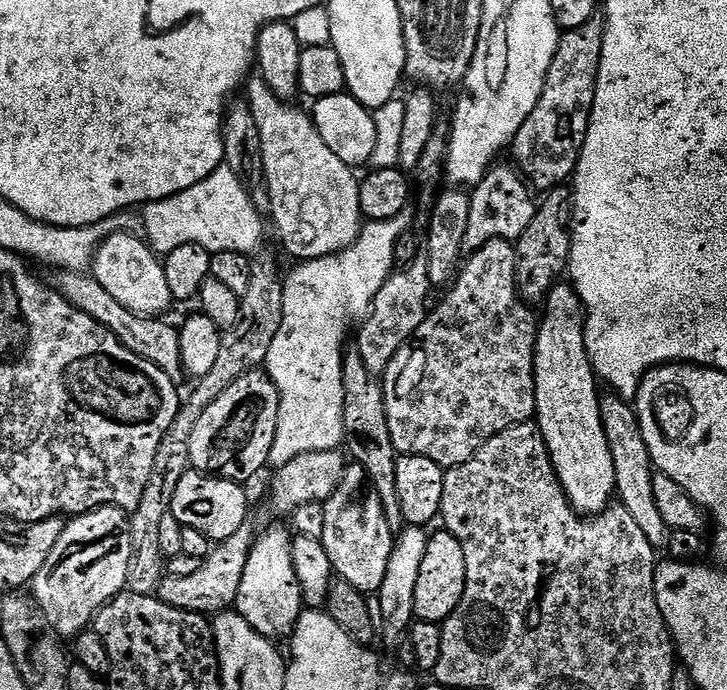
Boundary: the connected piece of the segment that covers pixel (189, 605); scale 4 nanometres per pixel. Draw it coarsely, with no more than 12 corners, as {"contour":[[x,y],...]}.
{"contour":[[246,522],[186,578],[165,575],[160,600],[219,614],[238,598],[257,537]]}

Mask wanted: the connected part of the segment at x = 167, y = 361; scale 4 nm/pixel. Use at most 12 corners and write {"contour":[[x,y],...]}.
{"contour":[[91,275],[56,291],[170,377],[185,375],[180,329],[126,310]]}

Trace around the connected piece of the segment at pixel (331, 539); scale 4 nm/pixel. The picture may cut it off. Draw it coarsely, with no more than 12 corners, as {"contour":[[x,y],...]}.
{"contour":[[360,464],[323,501],[333,573],[379,593],[394,543]]}

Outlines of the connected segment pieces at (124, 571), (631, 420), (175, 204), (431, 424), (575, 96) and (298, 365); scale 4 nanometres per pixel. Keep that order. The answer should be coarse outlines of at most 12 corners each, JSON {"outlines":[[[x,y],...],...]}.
{"outlines":[[[130,516],[65,523],[31,599],[61,638],[128,586]],[[600,398],[615,495],[657,550],[670,530],[636,409]],[[233,170],[143,205],[161,258],[255,253],[264,220]],[[513,241],[382,376],[397,453],[456,468],[536,414]],[[600,14],[560,37],[510,145],[533,189],[575,173],[592,127]],[[409,217],[284,276],[269,465],[344,444],[344,339]]]}

